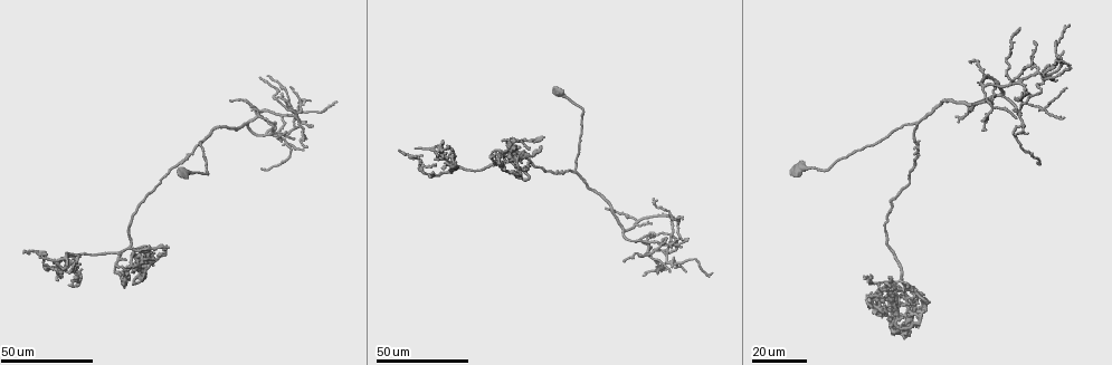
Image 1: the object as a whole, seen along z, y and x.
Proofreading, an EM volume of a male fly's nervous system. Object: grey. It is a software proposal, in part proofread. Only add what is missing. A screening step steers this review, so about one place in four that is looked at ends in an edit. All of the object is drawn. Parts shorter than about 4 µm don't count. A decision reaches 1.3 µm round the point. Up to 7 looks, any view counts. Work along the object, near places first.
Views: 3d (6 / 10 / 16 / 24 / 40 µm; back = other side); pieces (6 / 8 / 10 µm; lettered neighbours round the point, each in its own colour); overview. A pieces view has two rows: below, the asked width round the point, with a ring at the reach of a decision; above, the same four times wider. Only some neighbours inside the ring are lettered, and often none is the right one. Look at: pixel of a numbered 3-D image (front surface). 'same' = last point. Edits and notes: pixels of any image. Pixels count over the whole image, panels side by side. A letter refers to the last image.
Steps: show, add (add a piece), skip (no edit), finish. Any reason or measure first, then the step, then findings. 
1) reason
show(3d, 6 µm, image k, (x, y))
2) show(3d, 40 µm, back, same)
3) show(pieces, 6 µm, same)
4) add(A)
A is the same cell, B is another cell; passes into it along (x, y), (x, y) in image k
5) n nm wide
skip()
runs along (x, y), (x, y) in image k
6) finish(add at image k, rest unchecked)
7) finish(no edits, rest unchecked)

branch stops here
show(3d, 24 µm, image 1, (502, 140))

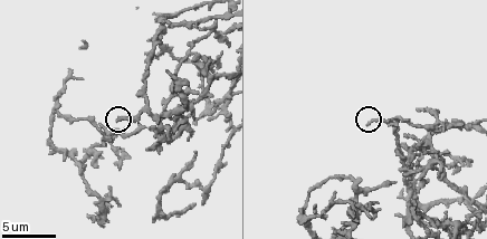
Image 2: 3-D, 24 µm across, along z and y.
what lies round it
show(pieces, 6 µm, image 2, (368, 123))

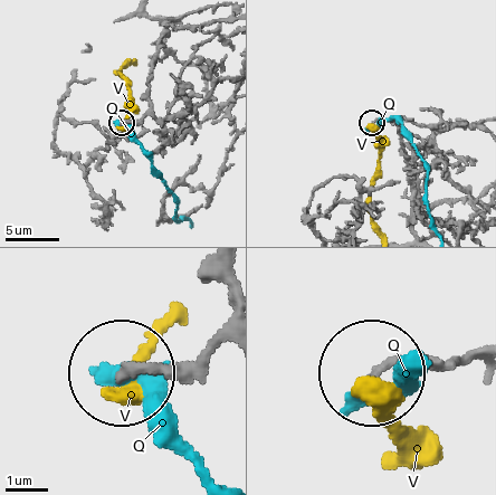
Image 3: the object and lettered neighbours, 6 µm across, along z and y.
skip()
Q and V are other cells; runs along (227, 327), (183, 367), (123, 370) in image 3; no lettered piece goes on from it

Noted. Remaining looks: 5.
free end
show(3d, 24 µm, image 1, (916, 326))

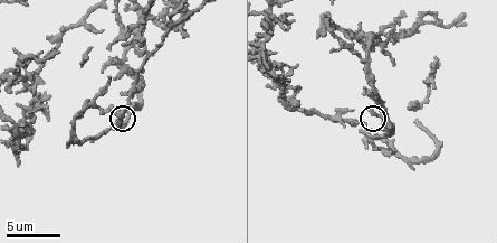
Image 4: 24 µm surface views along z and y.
show(pieces, 8 µm, image 4, (368, 107))

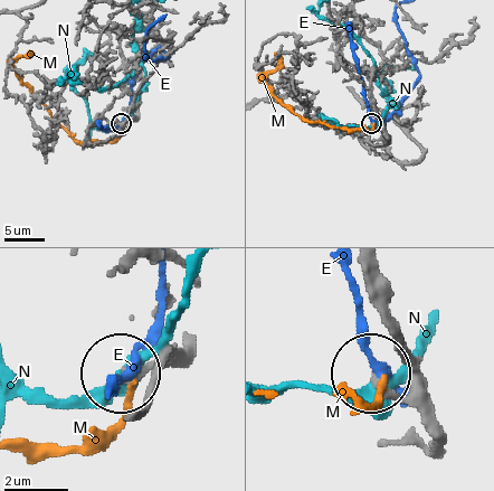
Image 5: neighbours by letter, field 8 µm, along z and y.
270 nm wide
skip()
E, M and N are other cells; runs along (419, 158), (377, 152), (386, 138), (370, 124) in image 5; no lettered piece goes on from it

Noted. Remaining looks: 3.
thin end
show(3d, 10 µm, image 4, (144, 84))

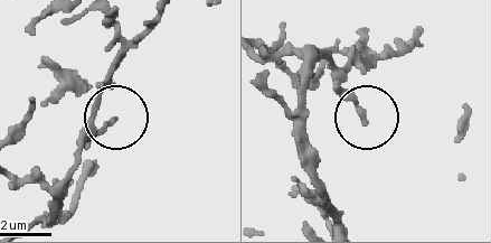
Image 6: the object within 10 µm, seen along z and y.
show(pieces, 10 µm, image 6, (113, 122))

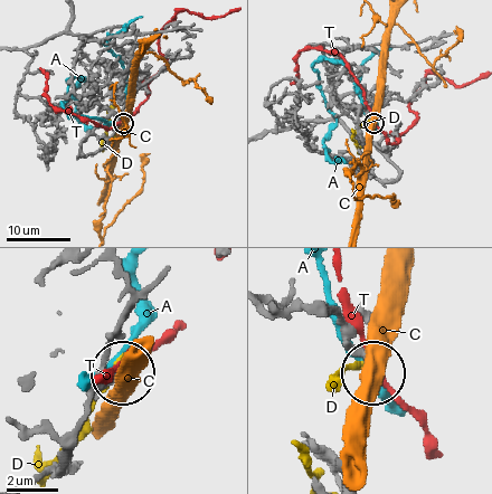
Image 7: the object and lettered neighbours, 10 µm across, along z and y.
190 nm wide
skip()
A, C, D and T are other cells; no lettered piece goes on from it

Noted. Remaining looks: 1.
finish(no edits, rest unchecked)

